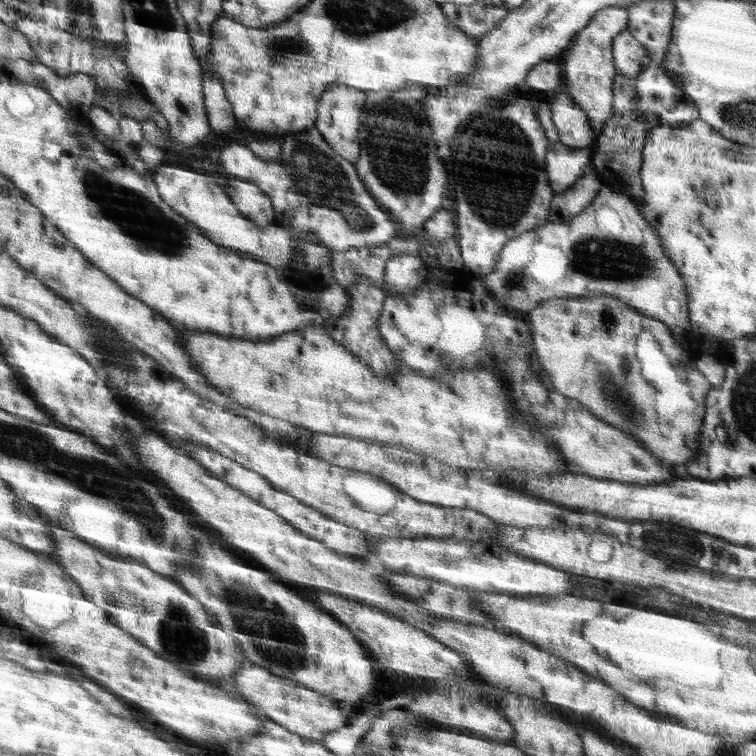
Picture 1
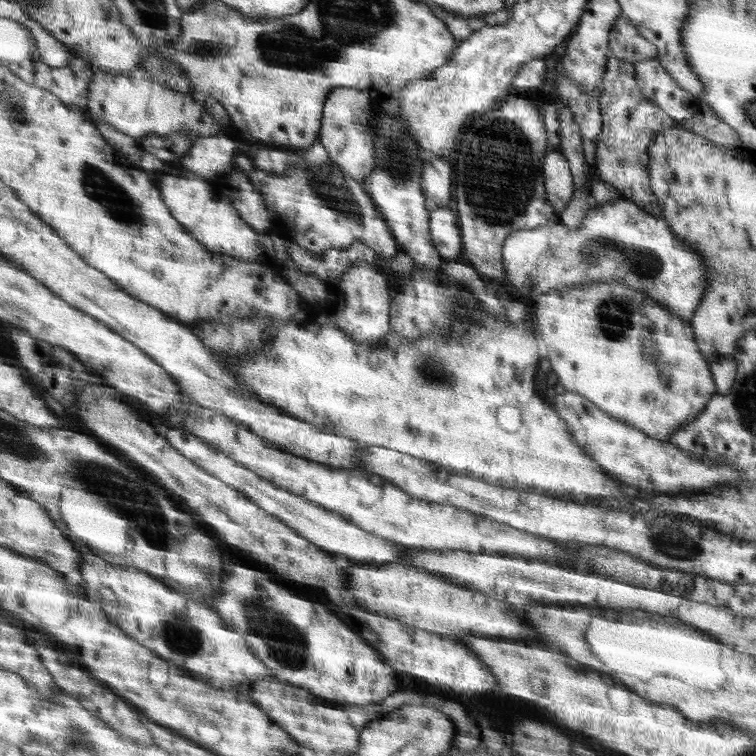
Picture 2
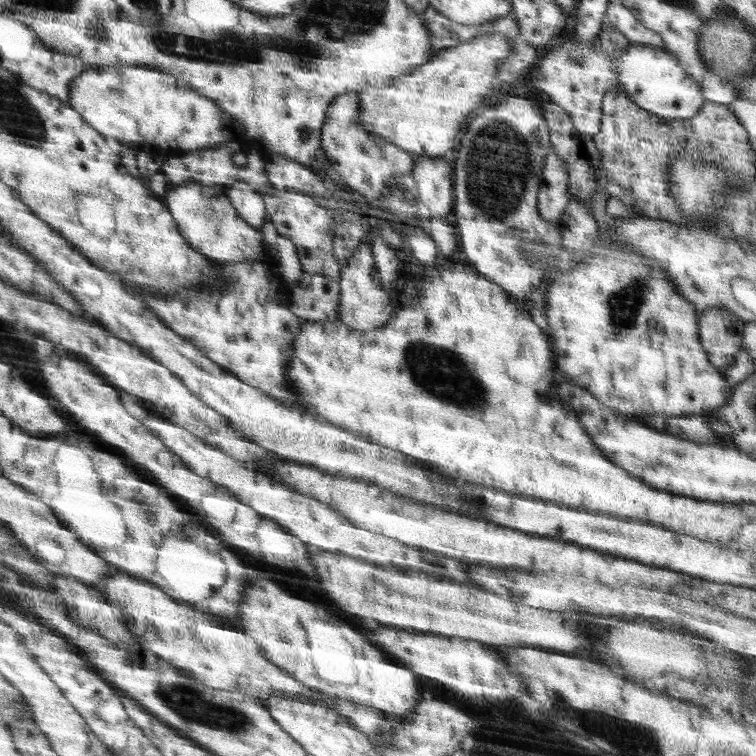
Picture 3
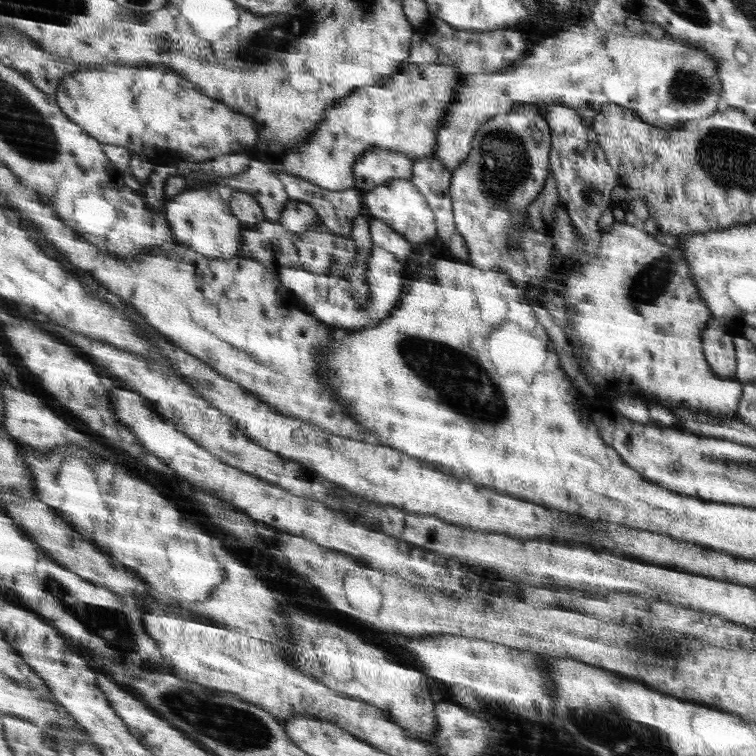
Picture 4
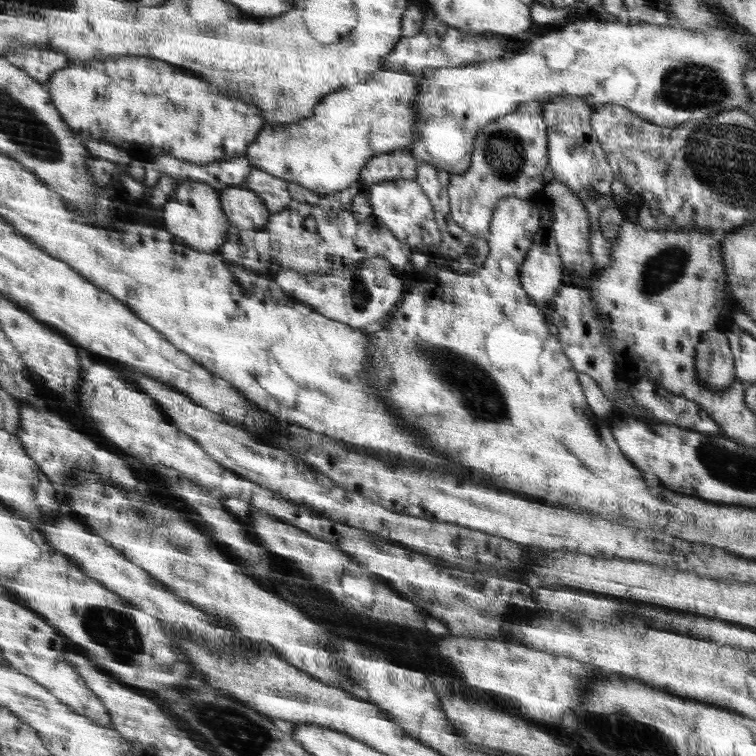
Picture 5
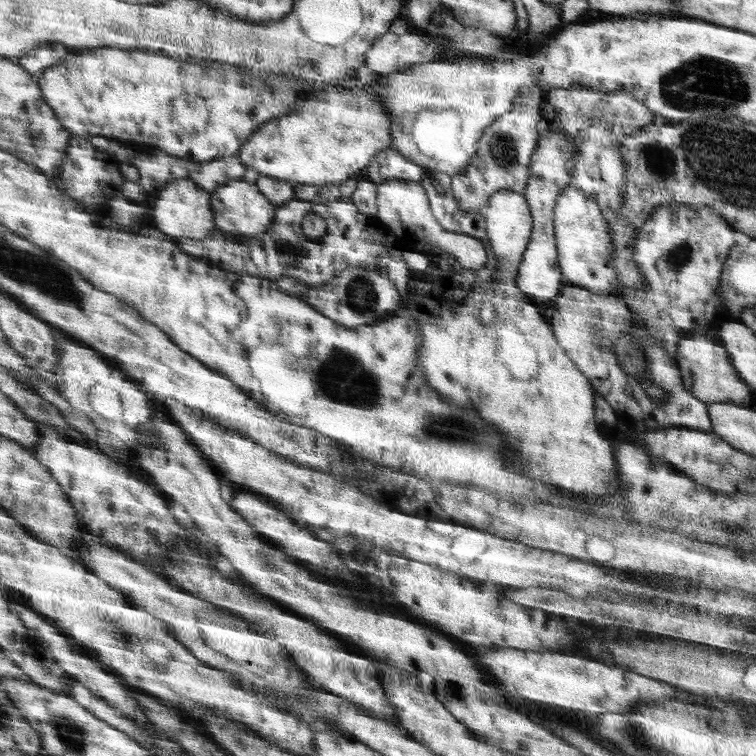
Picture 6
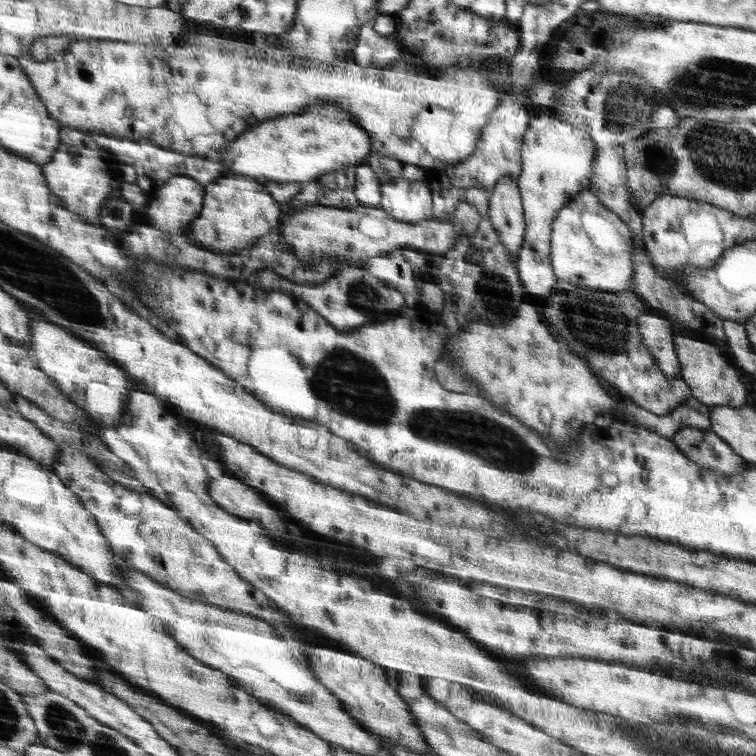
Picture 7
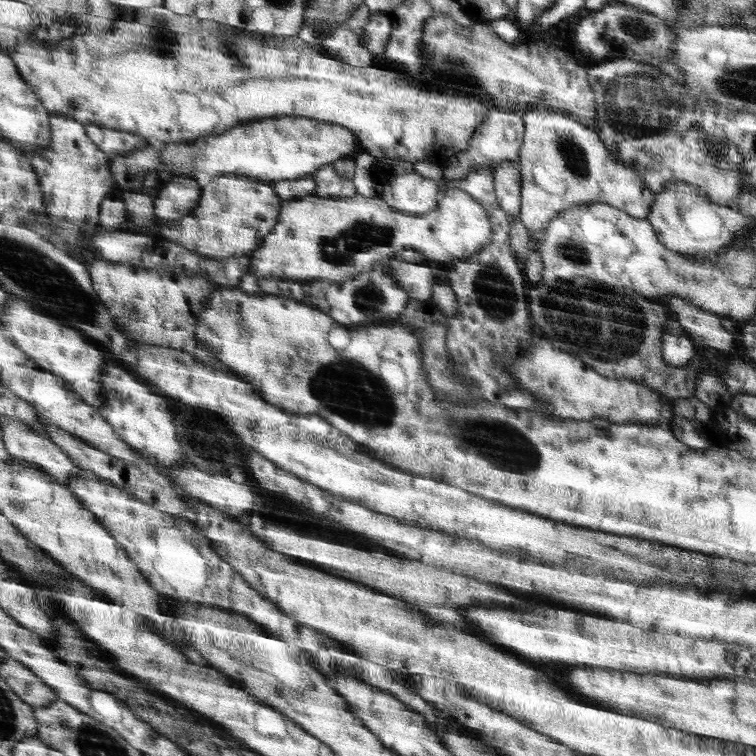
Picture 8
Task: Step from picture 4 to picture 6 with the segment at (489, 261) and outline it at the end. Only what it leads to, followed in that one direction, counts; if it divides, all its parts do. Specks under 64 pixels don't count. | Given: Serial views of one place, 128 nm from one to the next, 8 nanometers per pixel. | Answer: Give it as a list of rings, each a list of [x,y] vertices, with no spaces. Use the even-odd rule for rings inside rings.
[[[526,87],[514,100],[512,110],[496,119],[480,138],[477,155],[469,169],[450,178],[451,190],[457,207],[469,213],[480,213],[498,191],[519,192],[528,188],[533,156],[537,152],[538,120],[540,120],[542,92],[538,87]]]

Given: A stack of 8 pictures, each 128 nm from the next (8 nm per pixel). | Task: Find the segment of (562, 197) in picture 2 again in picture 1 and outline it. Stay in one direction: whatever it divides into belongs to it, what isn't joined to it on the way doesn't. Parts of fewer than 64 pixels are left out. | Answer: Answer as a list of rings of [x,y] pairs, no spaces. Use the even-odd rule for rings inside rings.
[[[560,142],[548,153],[548,175],[554,195],[563,194],[584,174],[592,159],[592,149],[572,150]]]

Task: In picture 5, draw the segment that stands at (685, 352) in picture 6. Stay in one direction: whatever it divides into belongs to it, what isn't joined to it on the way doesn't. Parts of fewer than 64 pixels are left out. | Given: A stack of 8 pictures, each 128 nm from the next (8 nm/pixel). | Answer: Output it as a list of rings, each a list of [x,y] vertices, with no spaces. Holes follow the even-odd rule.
[[[720,327],[706,331],[697,344],[696,369],[697,376],[716,392],[725,390],[736,381],[728,339]]]

